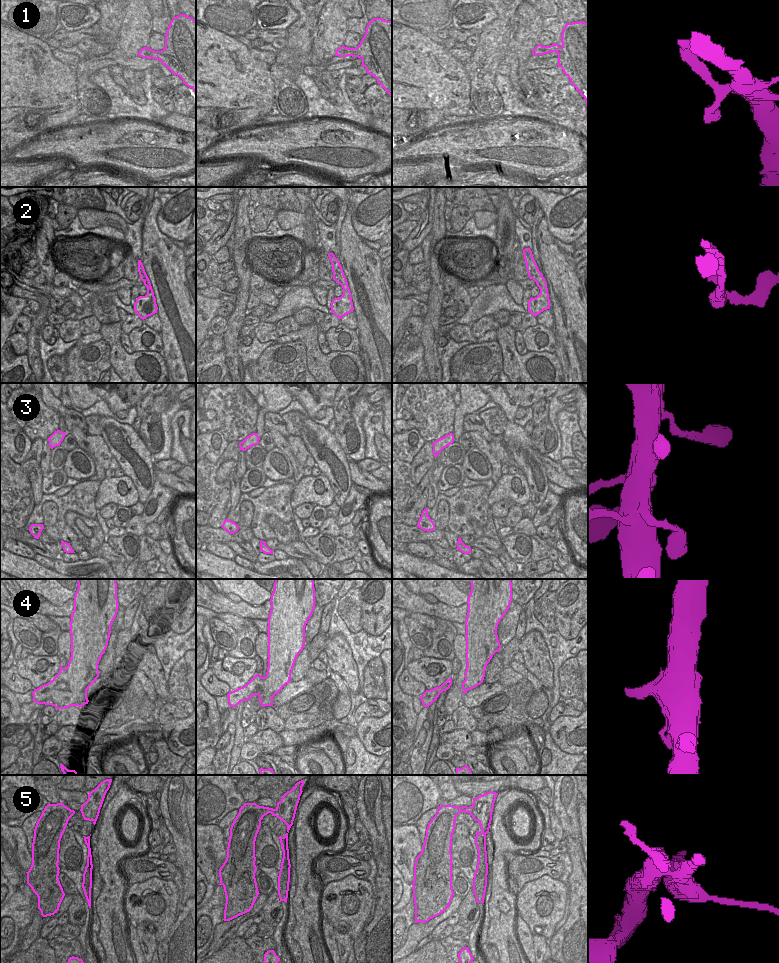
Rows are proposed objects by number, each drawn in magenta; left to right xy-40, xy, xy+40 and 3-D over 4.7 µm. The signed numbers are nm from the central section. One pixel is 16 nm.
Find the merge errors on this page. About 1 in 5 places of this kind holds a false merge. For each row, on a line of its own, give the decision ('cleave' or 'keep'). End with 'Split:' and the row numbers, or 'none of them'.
1: keep
2: keep
3: keep
4: keep
5: cleave
Split: 5

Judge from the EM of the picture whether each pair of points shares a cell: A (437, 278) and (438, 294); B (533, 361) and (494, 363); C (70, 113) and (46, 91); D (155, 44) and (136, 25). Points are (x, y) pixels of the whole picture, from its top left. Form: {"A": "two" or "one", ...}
{"A": "one", "B": "two", "C": "two", "D": "two"}

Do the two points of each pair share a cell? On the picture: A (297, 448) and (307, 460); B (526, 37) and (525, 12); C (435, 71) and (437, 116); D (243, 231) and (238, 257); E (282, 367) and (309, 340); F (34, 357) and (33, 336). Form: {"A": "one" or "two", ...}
{"A": "one", "B": "one", "C": "two", "D": "one", "E": "two", "F": "one"}

